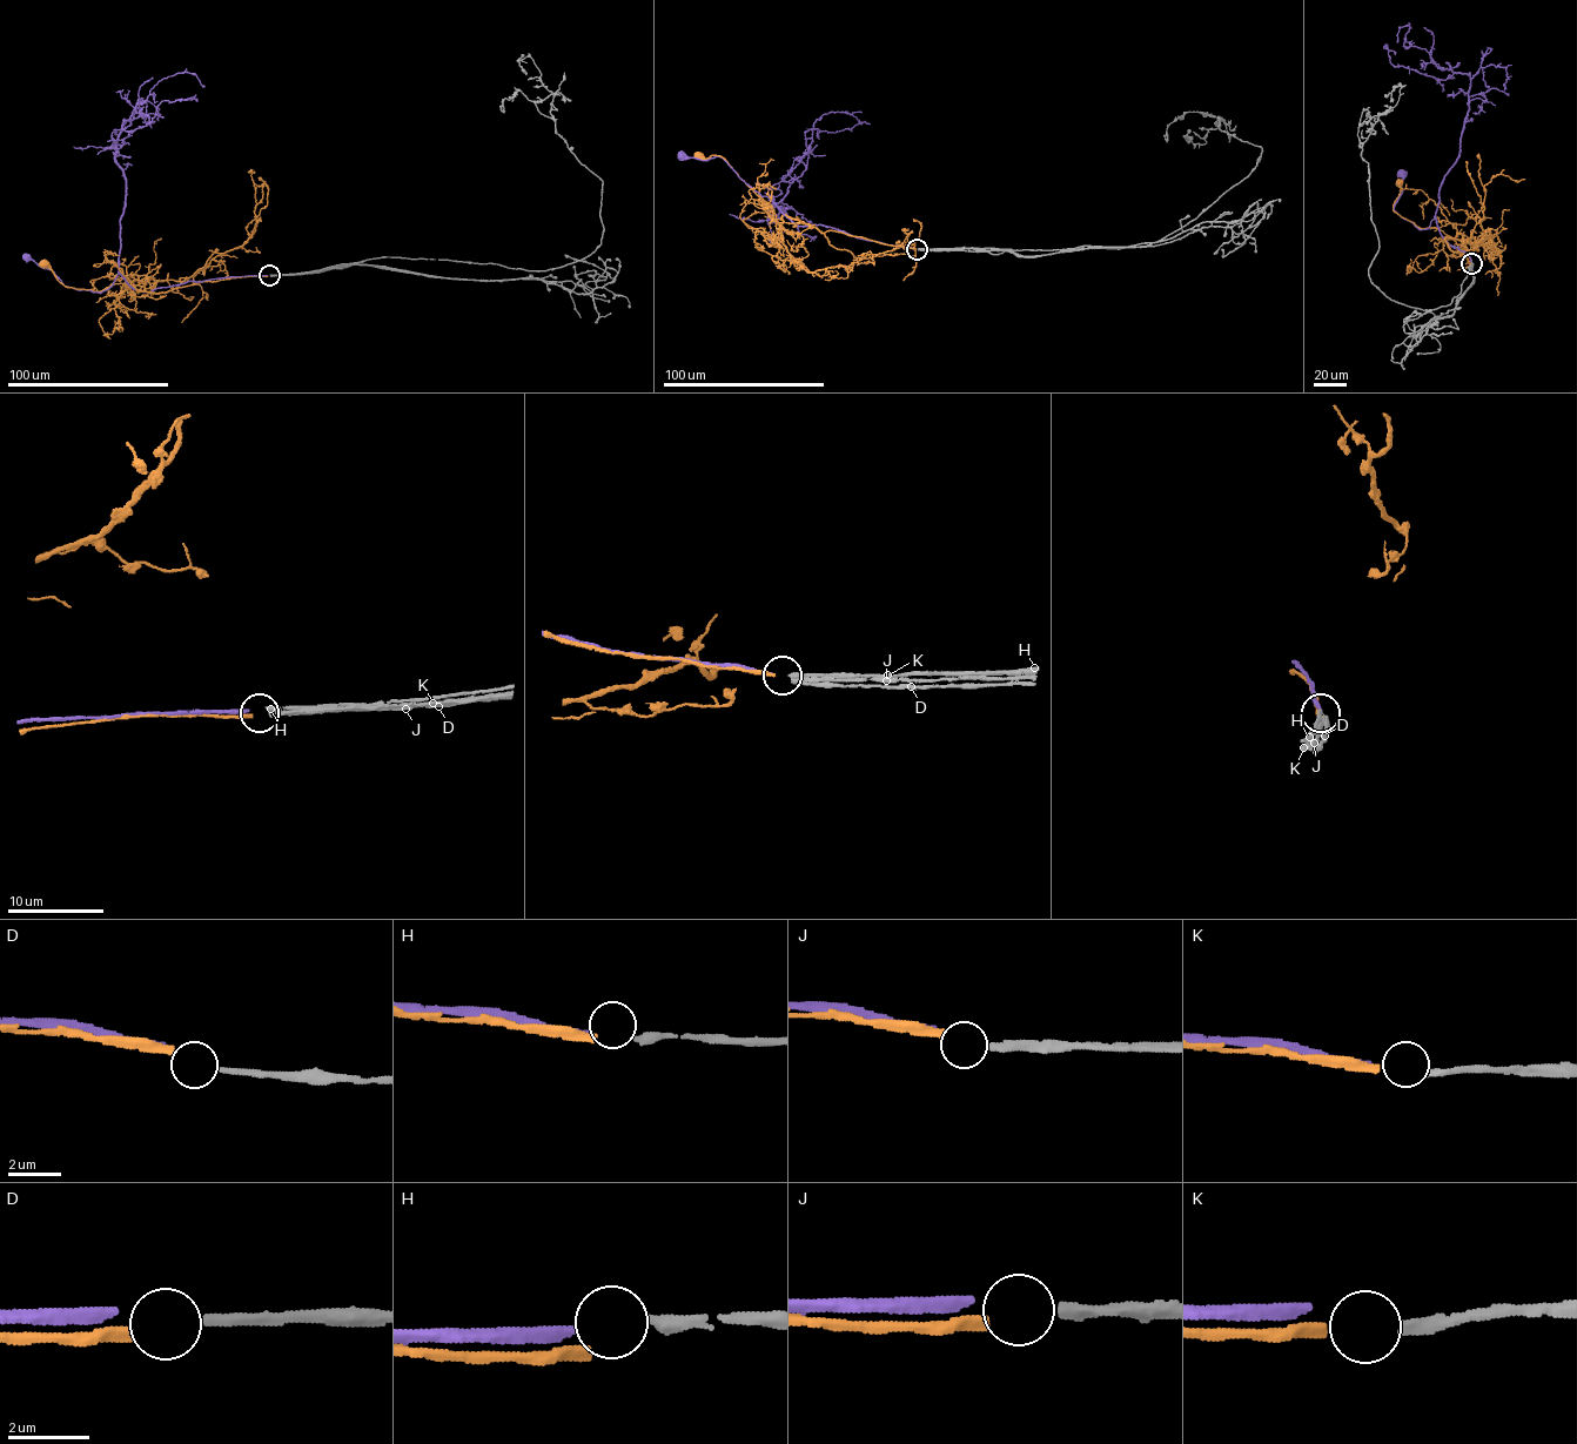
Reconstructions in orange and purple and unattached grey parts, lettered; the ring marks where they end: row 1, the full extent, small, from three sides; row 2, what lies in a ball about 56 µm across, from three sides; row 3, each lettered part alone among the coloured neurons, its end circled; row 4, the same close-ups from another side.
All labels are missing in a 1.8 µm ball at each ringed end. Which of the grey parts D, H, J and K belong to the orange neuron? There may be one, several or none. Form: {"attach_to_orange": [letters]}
{"attach_to_orange": ["K"]}

